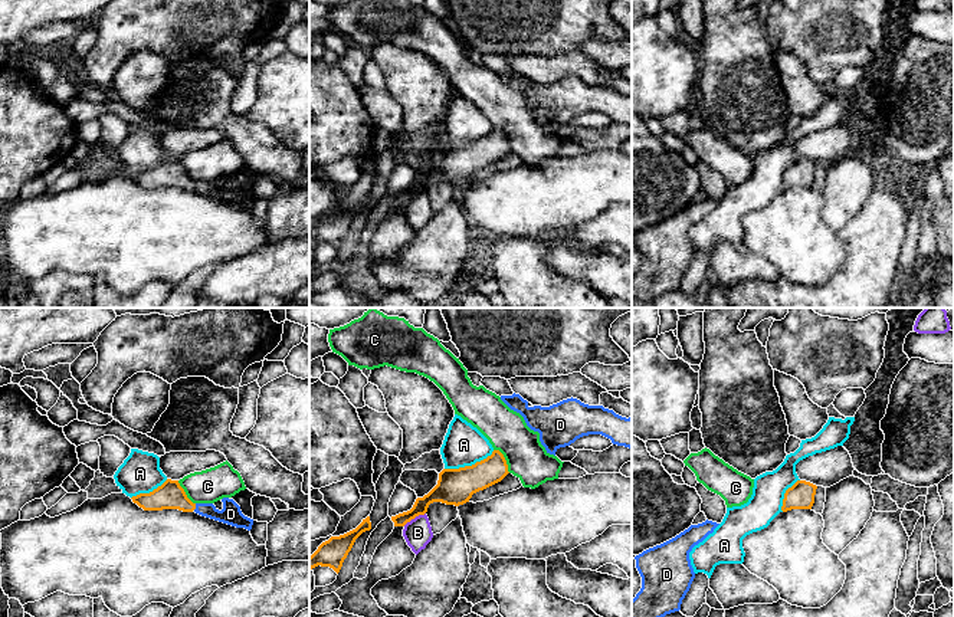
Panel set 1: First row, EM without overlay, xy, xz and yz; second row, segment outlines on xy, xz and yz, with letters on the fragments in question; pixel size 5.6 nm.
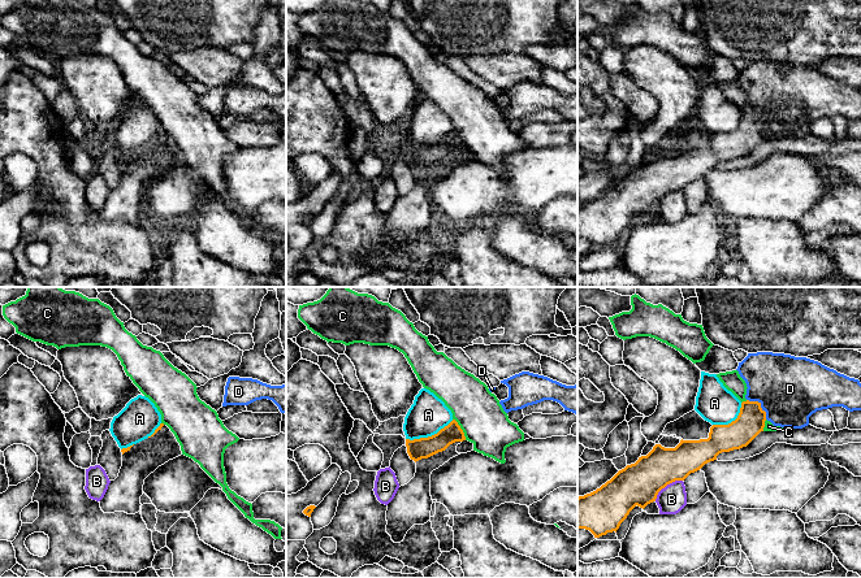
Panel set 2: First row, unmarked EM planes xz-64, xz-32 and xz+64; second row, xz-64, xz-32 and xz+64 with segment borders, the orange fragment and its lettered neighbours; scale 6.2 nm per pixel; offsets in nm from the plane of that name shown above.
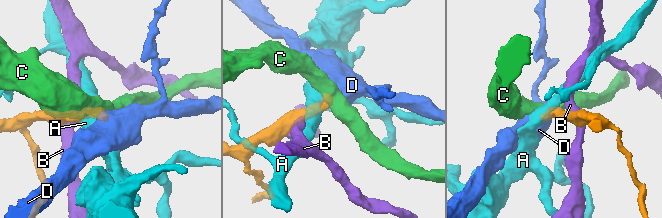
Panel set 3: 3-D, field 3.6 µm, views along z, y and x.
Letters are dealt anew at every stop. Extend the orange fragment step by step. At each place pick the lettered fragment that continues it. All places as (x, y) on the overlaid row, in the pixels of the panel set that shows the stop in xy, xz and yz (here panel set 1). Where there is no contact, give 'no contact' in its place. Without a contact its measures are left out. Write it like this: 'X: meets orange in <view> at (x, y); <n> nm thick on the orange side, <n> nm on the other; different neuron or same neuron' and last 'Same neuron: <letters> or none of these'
A: meets orange in xz at (469, 466); 200 nm thick on the orange side, 240 nm on the other; different neuron
B: meets orange in xz at (413, 518); 150 nm thick on the orange side, 160 nm on the other; different neuron
C: meets orange in xz at (504, 459); 160 nm thick on the orange side, 220 nm on the other; different neuron
D: meets orange in xy at (194, 506); 160 nm thick on the orange side, 120 nm on the other; same neuron
Same neuron: D

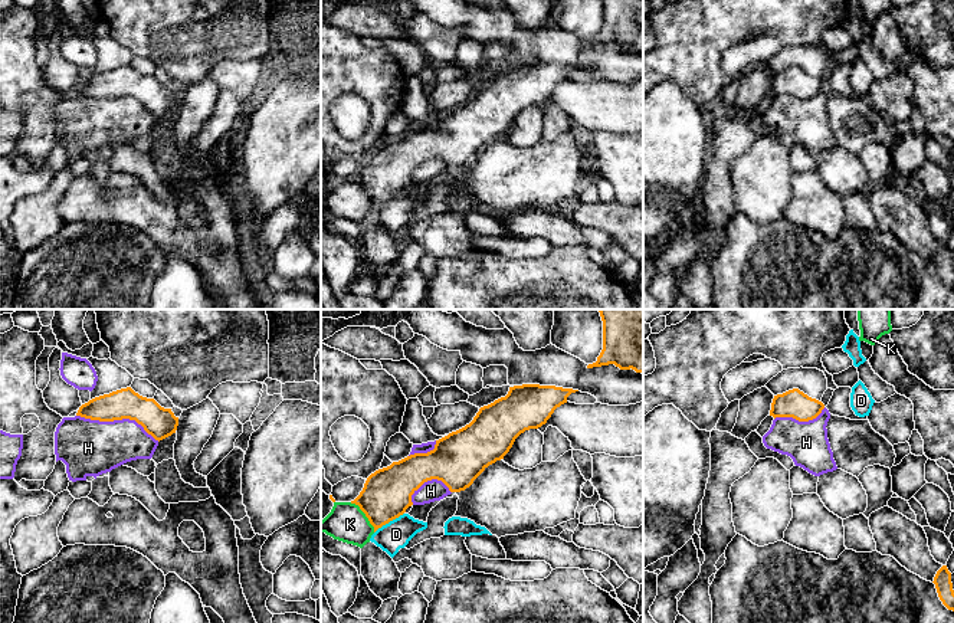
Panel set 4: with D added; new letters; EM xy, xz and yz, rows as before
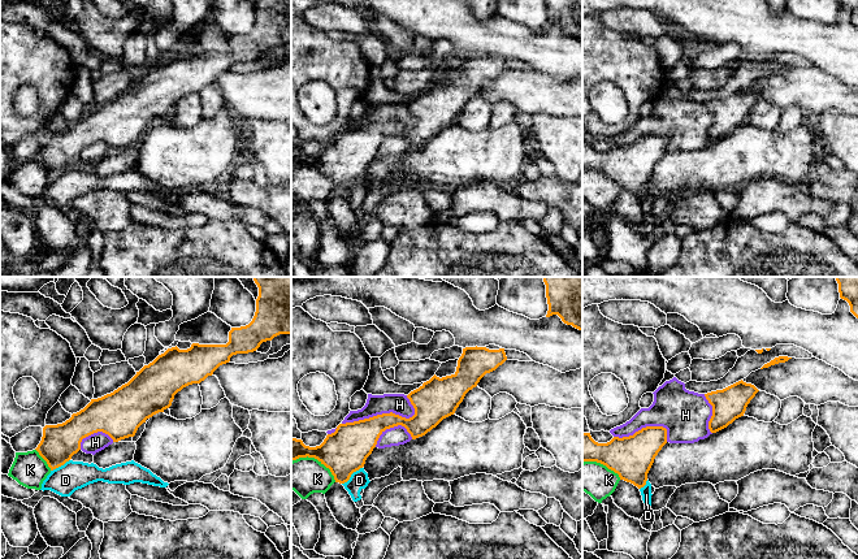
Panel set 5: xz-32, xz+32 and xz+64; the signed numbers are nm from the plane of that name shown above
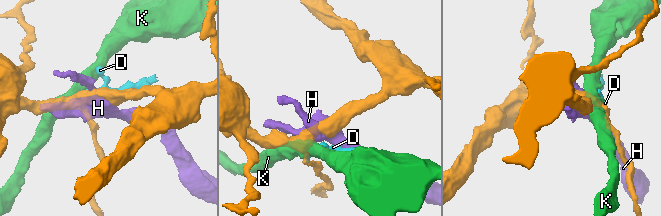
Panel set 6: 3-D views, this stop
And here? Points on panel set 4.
D: meets orange in xz at (389, 521); 280 nm thick on the orange side, 160 nm on the other; different neuron
H: meets orange in xy at (118, 419); 170 nm thick on the orange side, 320 nm on the other; different neuron
K: meets orange in xz at (366, 515); 280 nm thick on the orange side, 220 nm on the other; different neuron
Same neuron: none of these

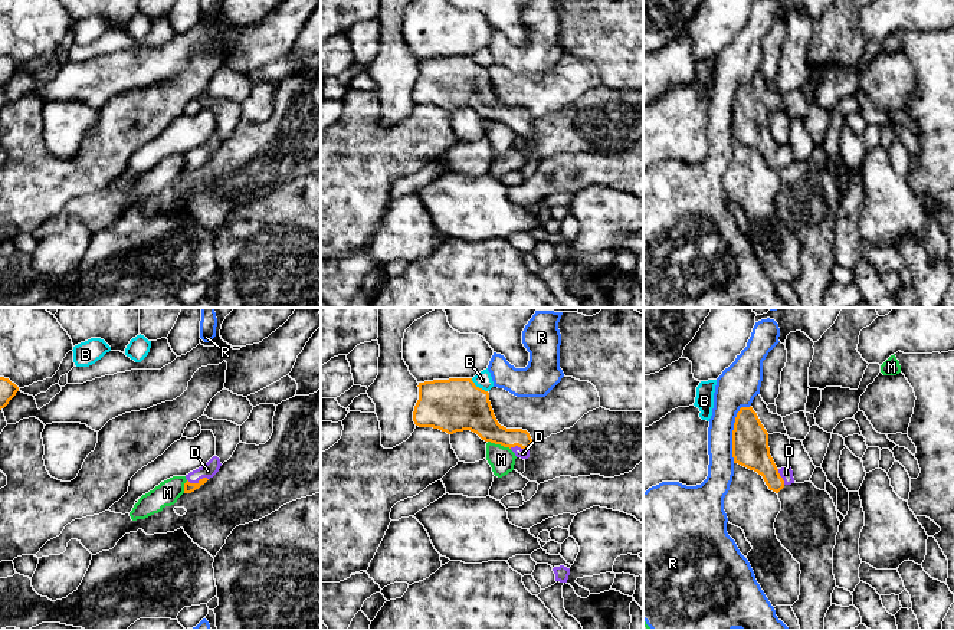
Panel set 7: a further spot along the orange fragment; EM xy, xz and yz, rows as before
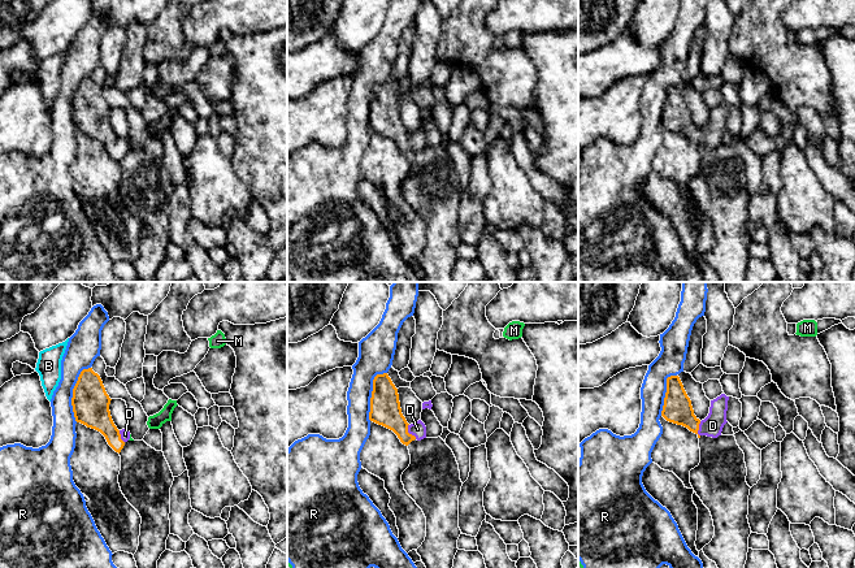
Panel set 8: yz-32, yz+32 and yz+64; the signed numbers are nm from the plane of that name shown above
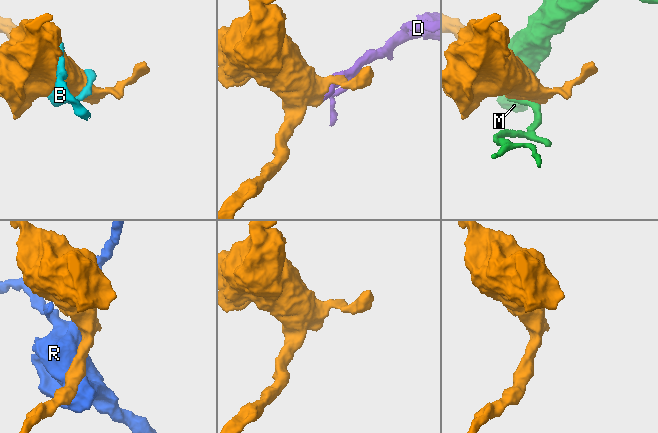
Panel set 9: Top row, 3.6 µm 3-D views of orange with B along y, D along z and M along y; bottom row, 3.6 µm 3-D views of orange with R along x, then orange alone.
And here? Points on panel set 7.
B: meets orange in xz at (478, 387); 300 nm thick on the orange side, 90 nm on the other; different neuron
D: meets orange in xy at (199, 481); 60 nm thick on the orange side, 80 nm on the other; same neuron
M: meets orange in xz at (500, 443); 220 nm thick on the orange side, 140 nm on the other; different neuron
R: meets orange in yz at (733, 430); 200 nm thick on the orange side, 220 nm on the other; different neuron
Same neuron: D

